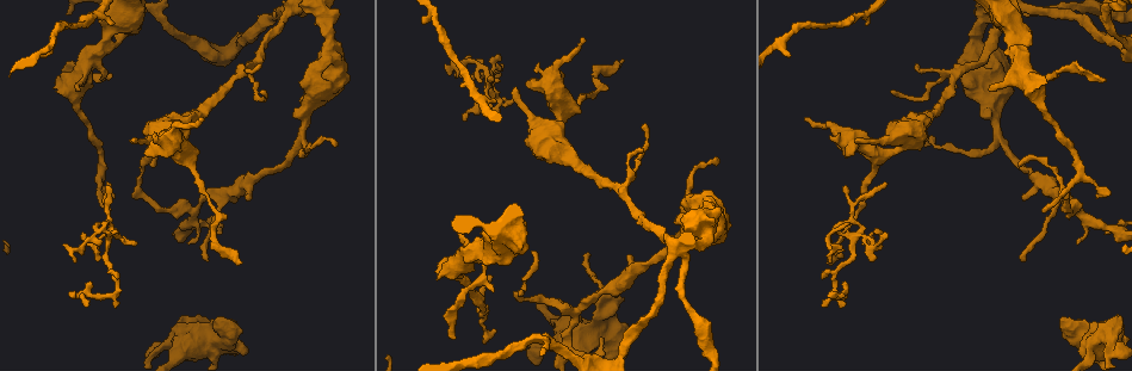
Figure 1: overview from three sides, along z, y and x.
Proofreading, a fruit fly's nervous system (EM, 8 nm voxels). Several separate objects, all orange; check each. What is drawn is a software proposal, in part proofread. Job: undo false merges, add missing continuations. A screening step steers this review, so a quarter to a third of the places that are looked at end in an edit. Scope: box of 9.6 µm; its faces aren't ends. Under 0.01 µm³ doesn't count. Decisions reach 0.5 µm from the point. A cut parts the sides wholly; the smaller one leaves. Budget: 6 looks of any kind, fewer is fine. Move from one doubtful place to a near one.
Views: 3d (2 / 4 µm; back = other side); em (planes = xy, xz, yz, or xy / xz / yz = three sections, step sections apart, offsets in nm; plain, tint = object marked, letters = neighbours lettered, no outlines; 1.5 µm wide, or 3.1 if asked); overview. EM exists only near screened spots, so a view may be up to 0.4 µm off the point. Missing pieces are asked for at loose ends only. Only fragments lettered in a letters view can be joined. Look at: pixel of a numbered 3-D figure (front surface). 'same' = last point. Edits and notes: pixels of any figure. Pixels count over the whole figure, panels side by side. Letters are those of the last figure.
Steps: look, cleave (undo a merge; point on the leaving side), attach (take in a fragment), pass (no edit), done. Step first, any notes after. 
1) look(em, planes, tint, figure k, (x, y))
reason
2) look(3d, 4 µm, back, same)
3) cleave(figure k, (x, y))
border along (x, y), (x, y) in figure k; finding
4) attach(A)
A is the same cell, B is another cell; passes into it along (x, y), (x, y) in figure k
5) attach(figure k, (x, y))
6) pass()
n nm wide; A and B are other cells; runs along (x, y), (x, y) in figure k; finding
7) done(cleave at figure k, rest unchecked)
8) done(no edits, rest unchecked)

look(3d, 2 µm, back, figure 1, (197, 316))
branch stops here

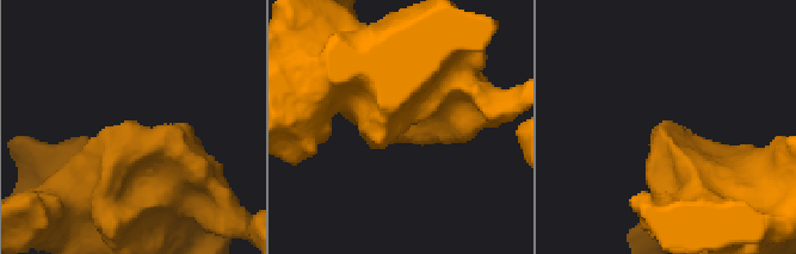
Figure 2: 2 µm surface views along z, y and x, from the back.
look(em, planes, letters, figure 2, (663, 125))
need the tissue

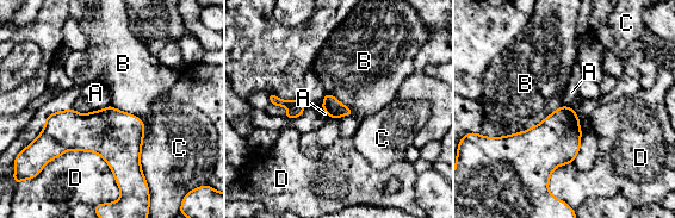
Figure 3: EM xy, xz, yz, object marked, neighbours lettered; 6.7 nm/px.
pass()
A, B, C and D are other cells; border along (110, 104), (93, 111) in figure 3; no lettered fragment goes on from it

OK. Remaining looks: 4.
look(em, xy, step 4, tint, figure 1, (111, 209))
thin end

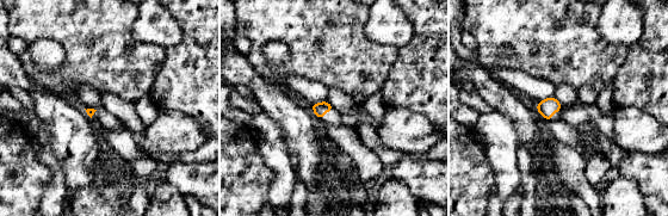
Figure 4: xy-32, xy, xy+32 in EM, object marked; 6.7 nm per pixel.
look(em, xy, step 4, letters, same)
see the neighbours

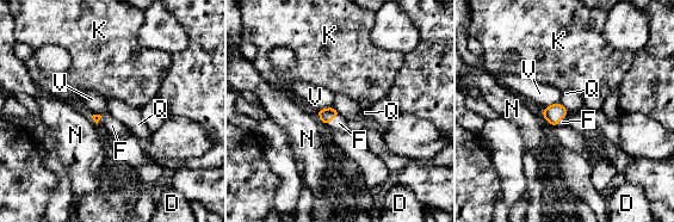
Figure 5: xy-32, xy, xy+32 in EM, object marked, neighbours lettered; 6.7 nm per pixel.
attach(F)
F is the same cell, D, K, N, Q and V are other cells; passes into it along (331, 112), (331, 117), (339, 123) in figure 5; the neuron continues

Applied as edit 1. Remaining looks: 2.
done(attach at figure 5, rest unchecked)

